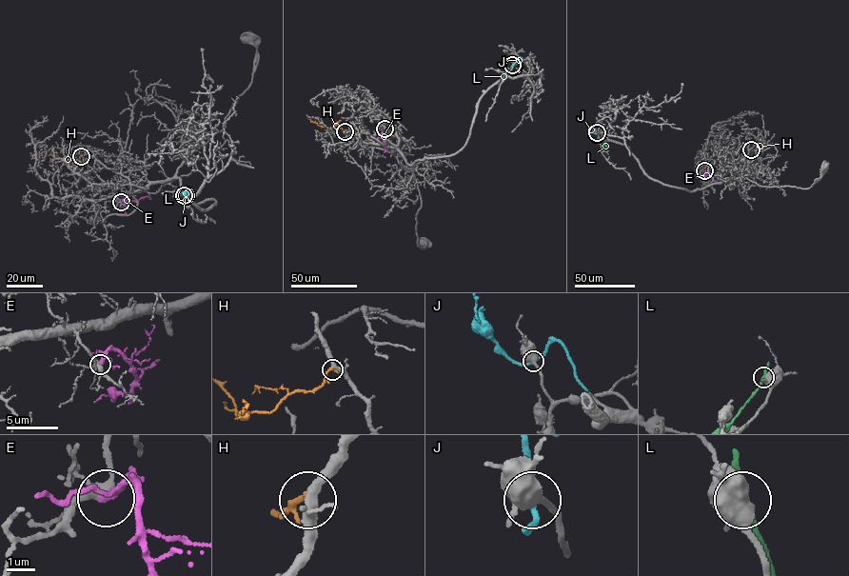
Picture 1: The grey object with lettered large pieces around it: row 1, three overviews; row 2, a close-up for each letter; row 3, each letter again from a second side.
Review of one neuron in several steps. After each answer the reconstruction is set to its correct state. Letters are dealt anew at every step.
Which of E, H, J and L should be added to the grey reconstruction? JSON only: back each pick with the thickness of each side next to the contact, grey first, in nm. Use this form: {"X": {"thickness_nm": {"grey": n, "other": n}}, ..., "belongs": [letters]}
{"J": {"thickness_nm": {"grey": 400, "other": 170}}, "belongs": ["J"]}

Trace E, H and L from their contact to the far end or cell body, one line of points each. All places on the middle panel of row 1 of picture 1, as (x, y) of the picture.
E: (385, 129), (384, 148), (390, 152)
H: (345, 131), (336, 125), (325, 128), (307, 117)
L: (512, 65), (501, 80)

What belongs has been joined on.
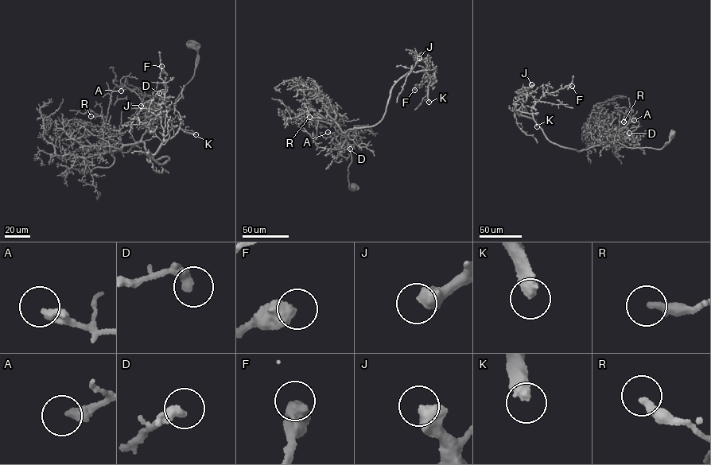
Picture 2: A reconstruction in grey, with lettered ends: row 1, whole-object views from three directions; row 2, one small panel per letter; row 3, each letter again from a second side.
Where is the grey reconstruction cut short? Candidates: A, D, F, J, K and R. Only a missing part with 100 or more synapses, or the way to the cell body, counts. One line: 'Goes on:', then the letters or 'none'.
Goes on: K

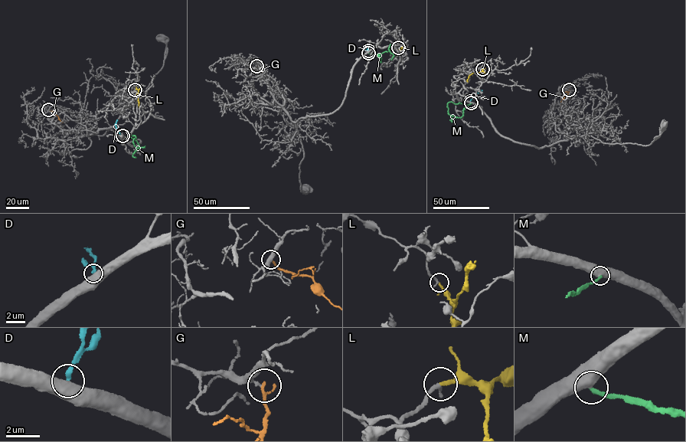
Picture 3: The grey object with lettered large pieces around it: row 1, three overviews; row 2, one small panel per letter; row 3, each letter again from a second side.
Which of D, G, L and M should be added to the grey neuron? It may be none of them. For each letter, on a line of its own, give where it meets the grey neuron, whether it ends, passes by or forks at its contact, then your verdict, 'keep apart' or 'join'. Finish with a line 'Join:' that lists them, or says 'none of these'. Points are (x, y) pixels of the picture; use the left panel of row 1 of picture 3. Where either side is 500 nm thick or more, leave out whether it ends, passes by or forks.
D: contact (121, 135); keep apart
G: contact (48, 109); it passes by; keep apart
L: contact (135, 90); it ends; join
M: contact (122, 135); keep apart
Join: L

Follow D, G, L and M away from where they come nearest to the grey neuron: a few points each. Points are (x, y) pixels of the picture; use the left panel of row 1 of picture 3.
D: (121, 135), (115, 127), (117, 119)
G: (48, 109), (63, 122)
L: (135, 90), (138, 90), (139, 109)
M: (122, 135), (135, 136), (134, 145), (139, 148), (145, 145)

